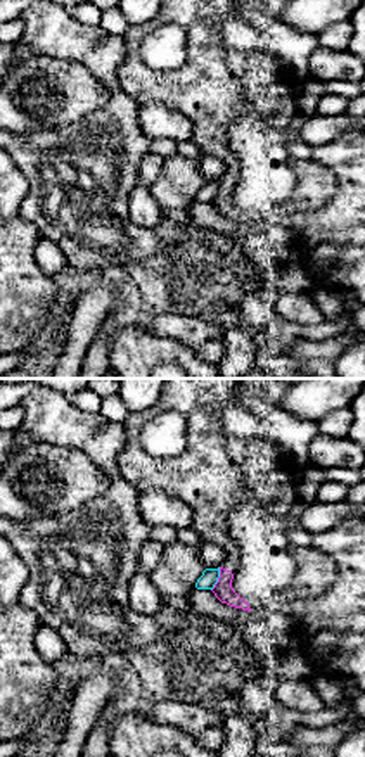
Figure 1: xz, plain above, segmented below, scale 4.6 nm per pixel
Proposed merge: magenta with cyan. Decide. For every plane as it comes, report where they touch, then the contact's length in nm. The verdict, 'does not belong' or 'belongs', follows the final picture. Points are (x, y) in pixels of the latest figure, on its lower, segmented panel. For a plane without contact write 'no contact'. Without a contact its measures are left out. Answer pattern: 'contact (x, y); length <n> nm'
contact (218, 579); length 120 nm

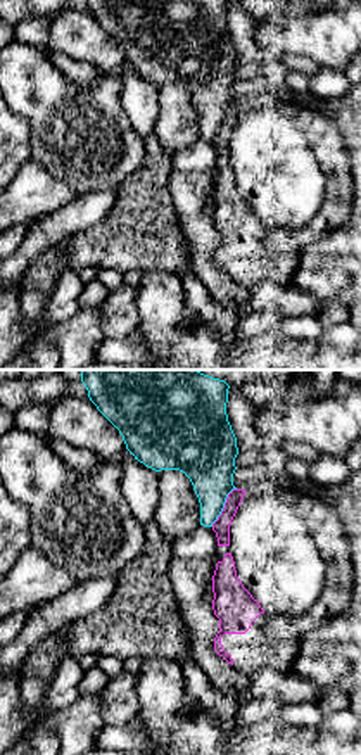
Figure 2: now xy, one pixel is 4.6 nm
contact (225, 507); length 220 nm

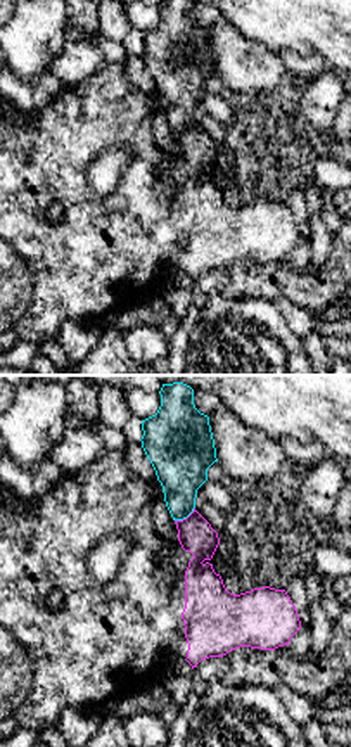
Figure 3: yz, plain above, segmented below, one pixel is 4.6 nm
contact (187, 517); length 120 nm

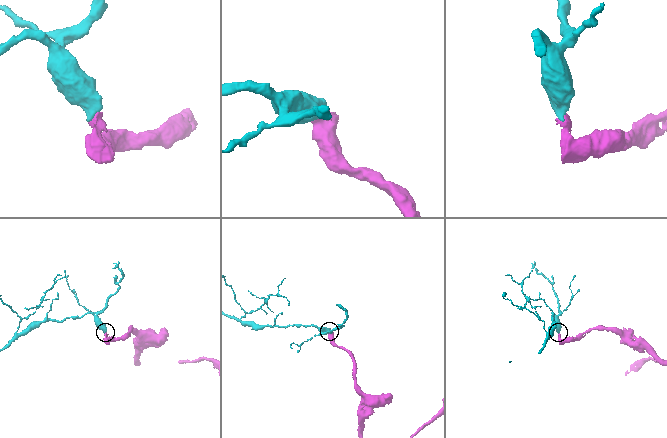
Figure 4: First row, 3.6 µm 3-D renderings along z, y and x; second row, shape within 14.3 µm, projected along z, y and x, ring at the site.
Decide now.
does not belong

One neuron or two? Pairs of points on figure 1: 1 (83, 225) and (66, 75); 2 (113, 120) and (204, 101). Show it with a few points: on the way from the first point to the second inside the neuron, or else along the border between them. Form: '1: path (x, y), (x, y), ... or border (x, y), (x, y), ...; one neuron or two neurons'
1: border (106, 102), (83, 121), (66, 128); two neurons
2: border (116, 69), (116, 80), (139, 104); two neurons

